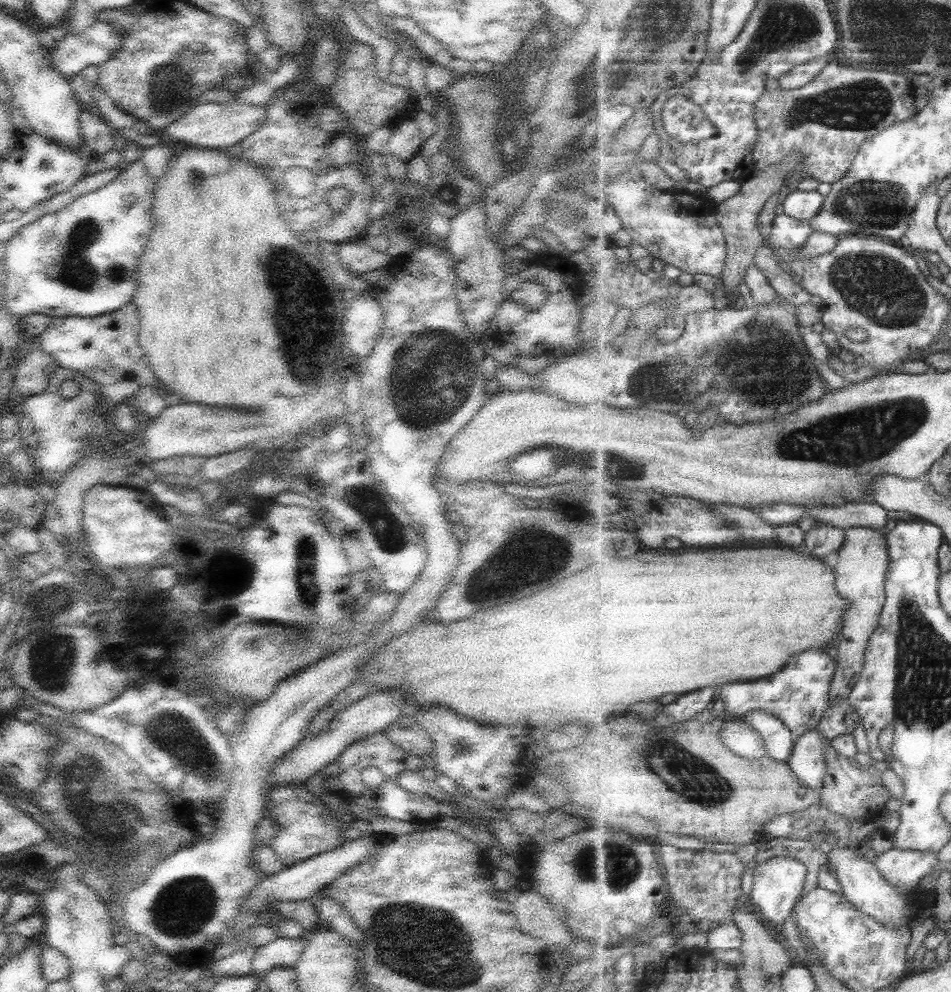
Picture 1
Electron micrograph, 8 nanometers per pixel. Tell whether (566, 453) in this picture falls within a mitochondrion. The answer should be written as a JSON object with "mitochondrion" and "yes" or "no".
{"mitochondrion":"yes"}

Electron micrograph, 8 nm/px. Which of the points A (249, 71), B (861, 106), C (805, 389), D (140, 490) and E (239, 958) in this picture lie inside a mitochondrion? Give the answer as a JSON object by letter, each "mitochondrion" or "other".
{"A":"other","B":"mitochondrion","C":"mitochondrion","D":"other","E":"other"}

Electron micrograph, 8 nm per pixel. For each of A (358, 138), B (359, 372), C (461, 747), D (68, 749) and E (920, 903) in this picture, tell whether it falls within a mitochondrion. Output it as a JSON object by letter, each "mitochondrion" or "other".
{"A":"other","B":"other","C":"mitochondrion","D":"other","E":"other"}

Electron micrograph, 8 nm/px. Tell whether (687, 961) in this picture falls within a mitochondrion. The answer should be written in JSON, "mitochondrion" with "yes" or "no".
{"mitochondrion":"no"}

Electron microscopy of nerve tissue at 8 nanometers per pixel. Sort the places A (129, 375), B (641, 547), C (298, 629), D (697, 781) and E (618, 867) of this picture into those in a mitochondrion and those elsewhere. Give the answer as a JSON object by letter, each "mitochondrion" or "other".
{"A":"mitochondrion","B":"other","C":"other","D":"mitochondrion","E":"mitochondrion"}

